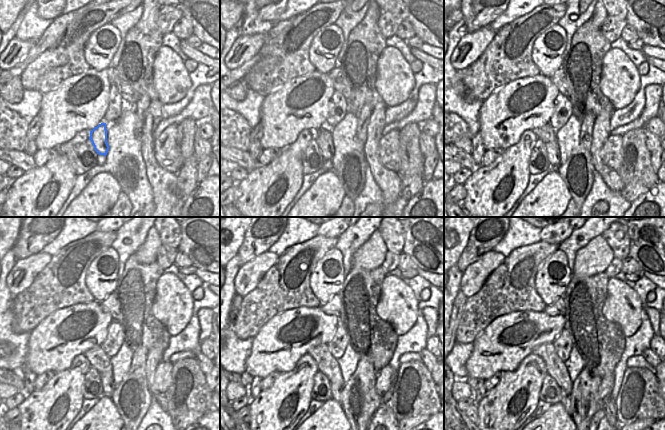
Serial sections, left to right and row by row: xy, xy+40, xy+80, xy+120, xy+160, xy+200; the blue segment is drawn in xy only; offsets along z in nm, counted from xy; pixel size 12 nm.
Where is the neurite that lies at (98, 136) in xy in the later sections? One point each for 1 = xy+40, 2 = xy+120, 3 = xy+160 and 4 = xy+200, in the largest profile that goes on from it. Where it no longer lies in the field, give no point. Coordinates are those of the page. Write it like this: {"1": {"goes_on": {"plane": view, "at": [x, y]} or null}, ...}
{"1": {"goes_on": {"plane": "xy+40", "at": [322, 136]}}, "2": {"goes_on": {"plane": "xy+120", "at": [107, 382]}}, "3": {"goes_on": {"plane": "xy+160", "at": [335, 389]}}, "4": {"goes_on": {"plane": "xy+200", "at": [565, 400]}}}

